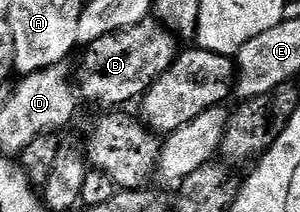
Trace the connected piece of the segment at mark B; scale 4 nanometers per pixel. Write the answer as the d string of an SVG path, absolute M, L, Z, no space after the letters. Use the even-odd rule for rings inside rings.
M148 18L132 28L113 32L86 45L83 61L73 72L73 84L78 99L100 104L103 110L127 106L130 100L138 101L144 91L175 61L181 45L175 33L168 32L158 20Z

